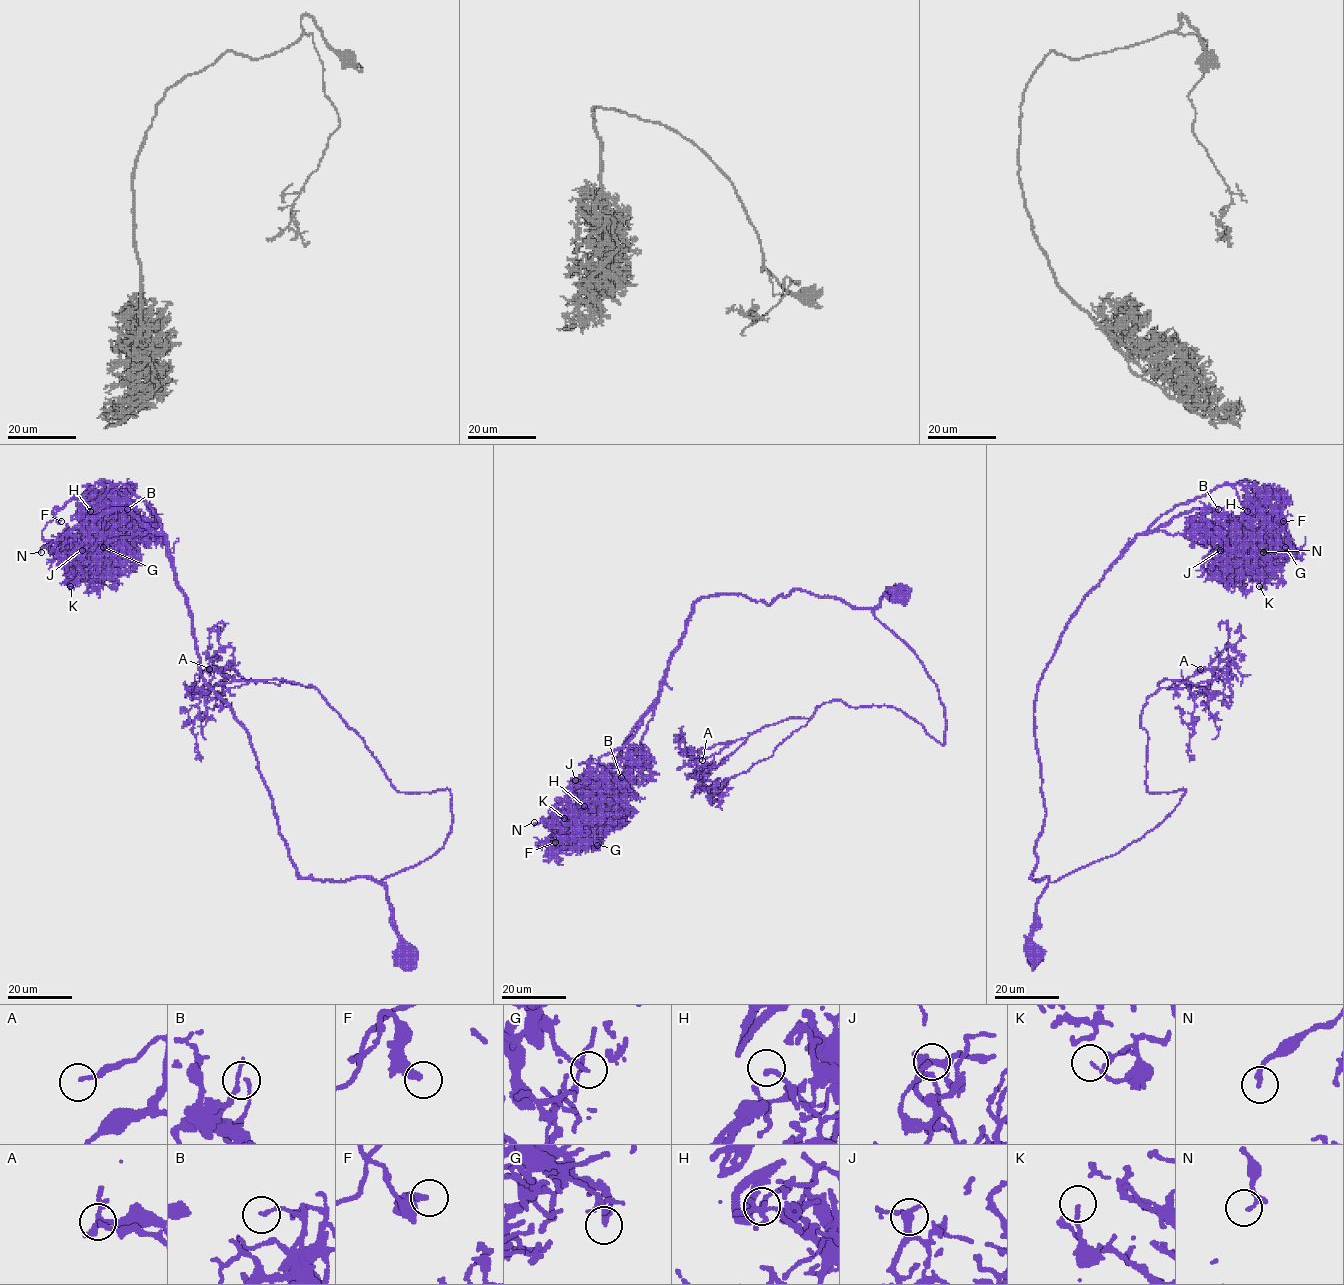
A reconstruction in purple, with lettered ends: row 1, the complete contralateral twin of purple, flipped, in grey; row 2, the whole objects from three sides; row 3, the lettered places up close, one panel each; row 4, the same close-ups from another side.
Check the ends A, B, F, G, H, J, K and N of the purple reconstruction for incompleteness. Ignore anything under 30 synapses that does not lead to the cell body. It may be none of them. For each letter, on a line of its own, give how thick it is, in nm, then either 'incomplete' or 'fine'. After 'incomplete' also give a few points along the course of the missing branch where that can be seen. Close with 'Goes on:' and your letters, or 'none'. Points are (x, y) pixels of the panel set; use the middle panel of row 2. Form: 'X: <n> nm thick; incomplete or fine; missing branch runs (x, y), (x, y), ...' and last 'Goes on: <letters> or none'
A: 150 nm thick; incomplete; missing branch runs (702, 760), (696, 763), (703, 762), (698, 760), (708, 747)
B: 130 nm thick; fine
F: 240 nm thick; incomplete; missing branch runs (555, 842), (561, 842), (573, 850), (573, 855)
G: 140 nm thick; fine
H: 100 nm thick; fine
J: 170 nm thick; fine
K: 120 nm thick; fine
N: 190 nm thick; incomplete; missing branch runs (534, 822), (532, 830), (520, 833), (520, 838), (531, 848), (542, 850), (553, 858), (562, 857)
Goes on: A, F, N

